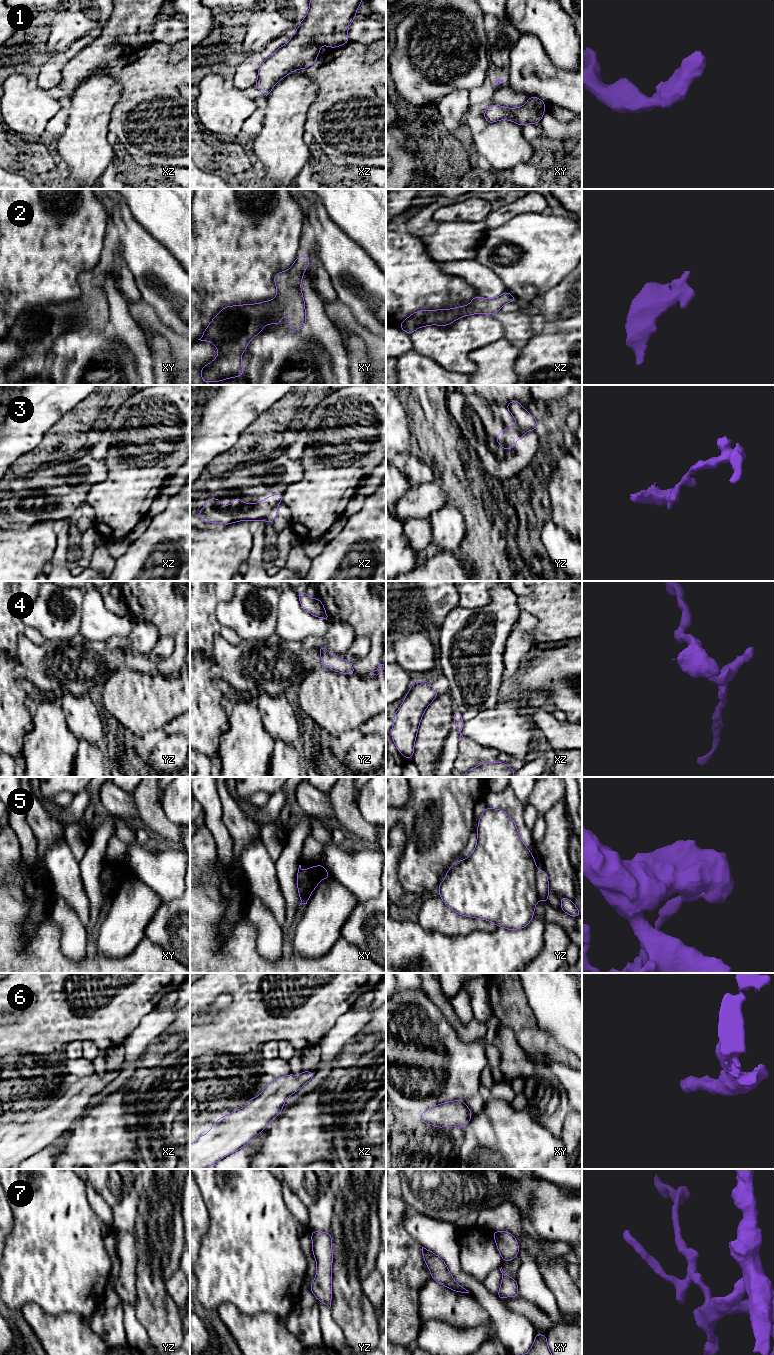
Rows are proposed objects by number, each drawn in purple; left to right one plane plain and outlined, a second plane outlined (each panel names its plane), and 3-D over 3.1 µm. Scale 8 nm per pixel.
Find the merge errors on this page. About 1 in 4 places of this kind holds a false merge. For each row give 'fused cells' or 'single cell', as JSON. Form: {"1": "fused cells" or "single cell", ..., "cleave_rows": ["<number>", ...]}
{"1": "single cell", "2": "single cell", "3": "fused cells", "4": "single cell", "5": "fused cells", "6": "single cell", "7": "single cell", "cleave_rows": ["3", "5"]}

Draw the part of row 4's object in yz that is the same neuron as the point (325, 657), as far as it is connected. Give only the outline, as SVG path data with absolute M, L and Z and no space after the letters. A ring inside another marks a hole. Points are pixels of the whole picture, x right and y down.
M321 647L317 649L321 654L321 663L328 665L331 670L345 674L356 674L353 666L348 661L342 660L335 656L331 656L328 653L329 648Z

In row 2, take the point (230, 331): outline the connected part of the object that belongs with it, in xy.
M300 256L296 258L288 271L277 273L274 276L277 296L273 300L258 304L226 306L213 318L198 340L212 342L218 349L218 357L202 367L201 382L217 382L227 378L241 377L243 375L242 353L249 341L260 333L266 324L281 324L281 318L288 314L291 330L300 330L306 325L305 302L300 285L308 265L310 265L310 258Z

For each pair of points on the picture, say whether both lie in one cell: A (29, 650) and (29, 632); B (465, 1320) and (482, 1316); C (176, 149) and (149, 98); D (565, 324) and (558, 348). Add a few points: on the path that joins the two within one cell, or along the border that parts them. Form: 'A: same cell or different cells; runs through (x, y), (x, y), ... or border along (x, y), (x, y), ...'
A: different cells; border along (46, 639), (34, 644), (20, 634), (18, 657)
B: same cell; runs through (469, 1316), (478, 1316)
C: same cell; runs through (170, 136), (151, 117), (150, 111)
D: different cells; border along (571, 330), (559, 332)

